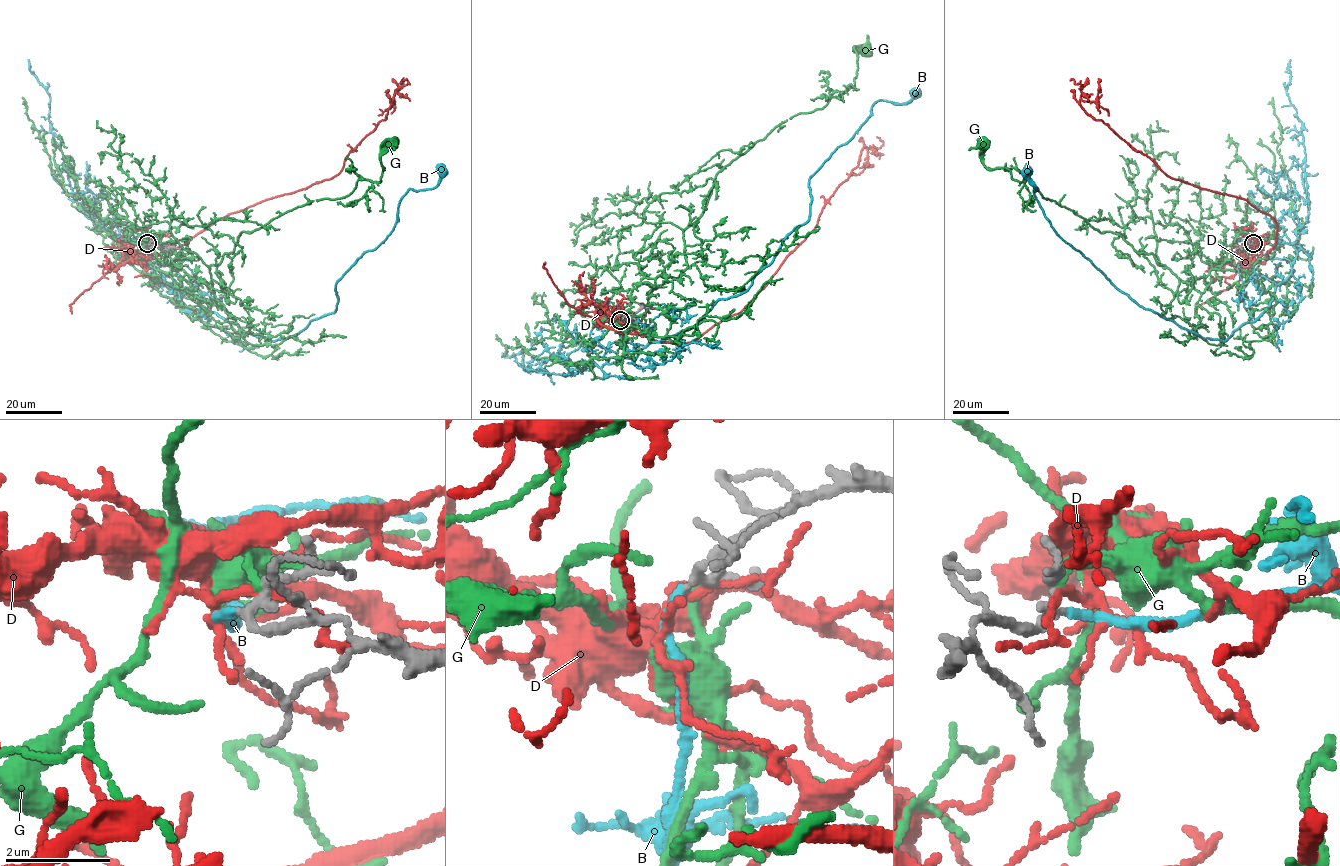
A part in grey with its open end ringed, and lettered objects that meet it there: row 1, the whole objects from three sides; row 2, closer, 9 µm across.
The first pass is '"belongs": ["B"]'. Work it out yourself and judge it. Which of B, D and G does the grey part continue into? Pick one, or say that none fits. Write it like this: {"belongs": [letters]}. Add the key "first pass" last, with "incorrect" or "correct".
{"belongs": ["B"], "first pass": "correct"}

